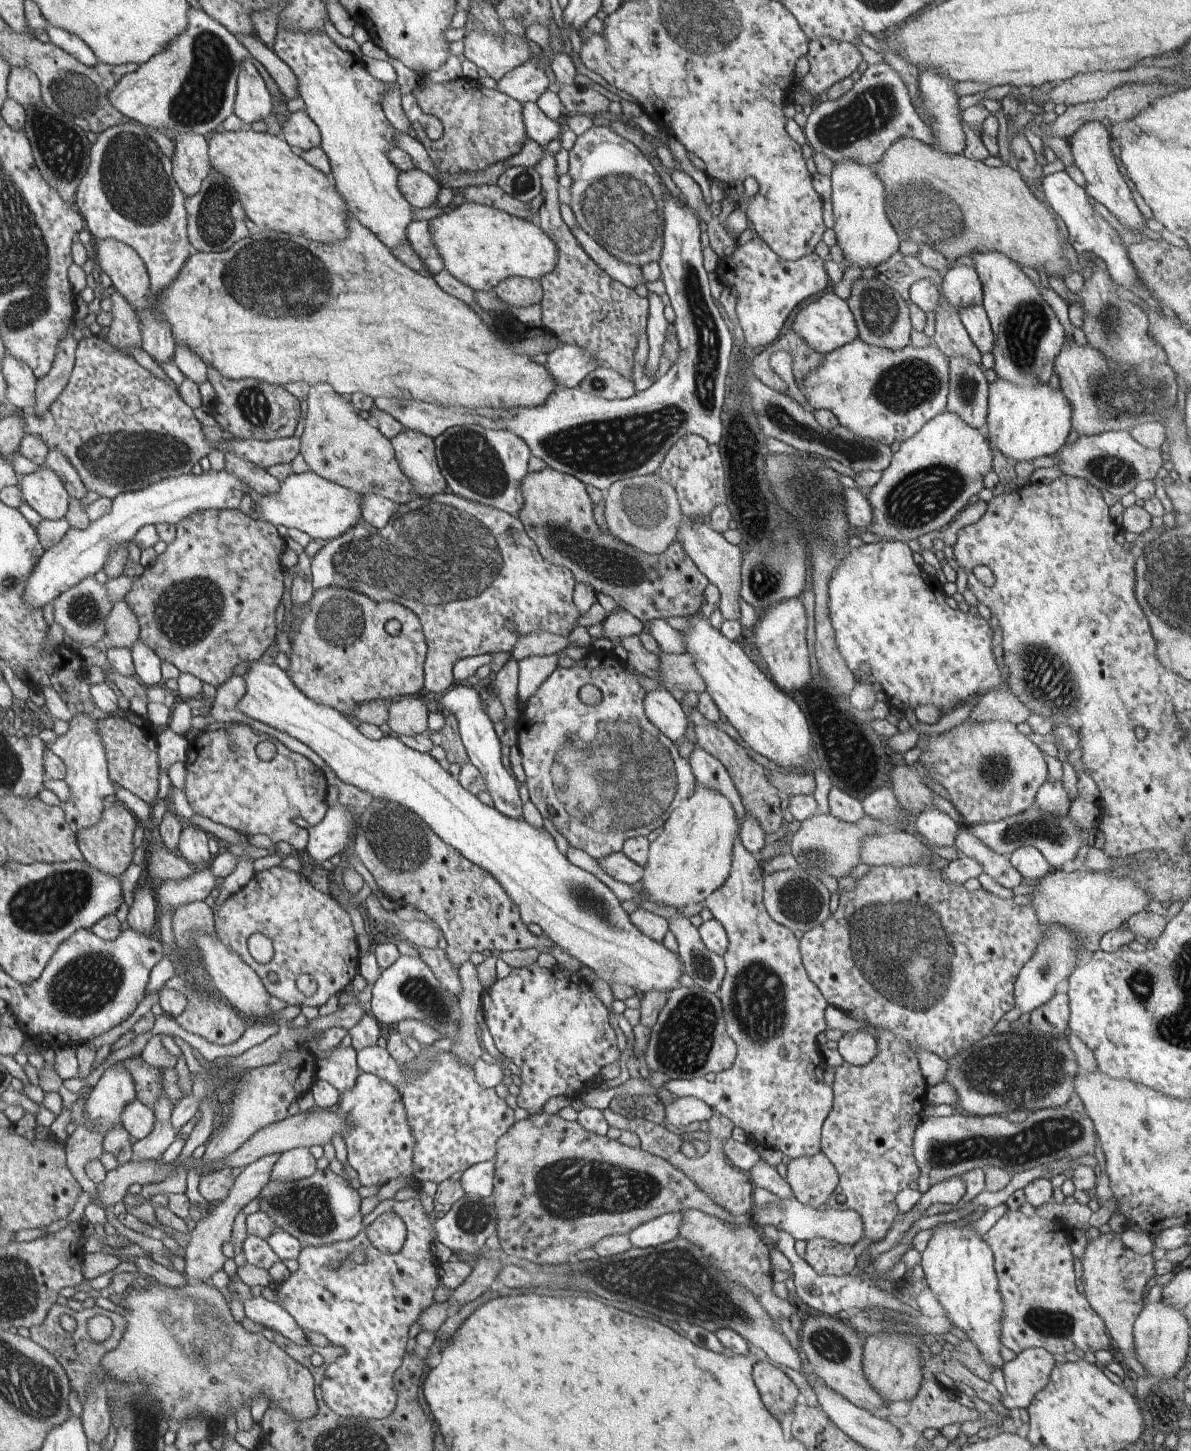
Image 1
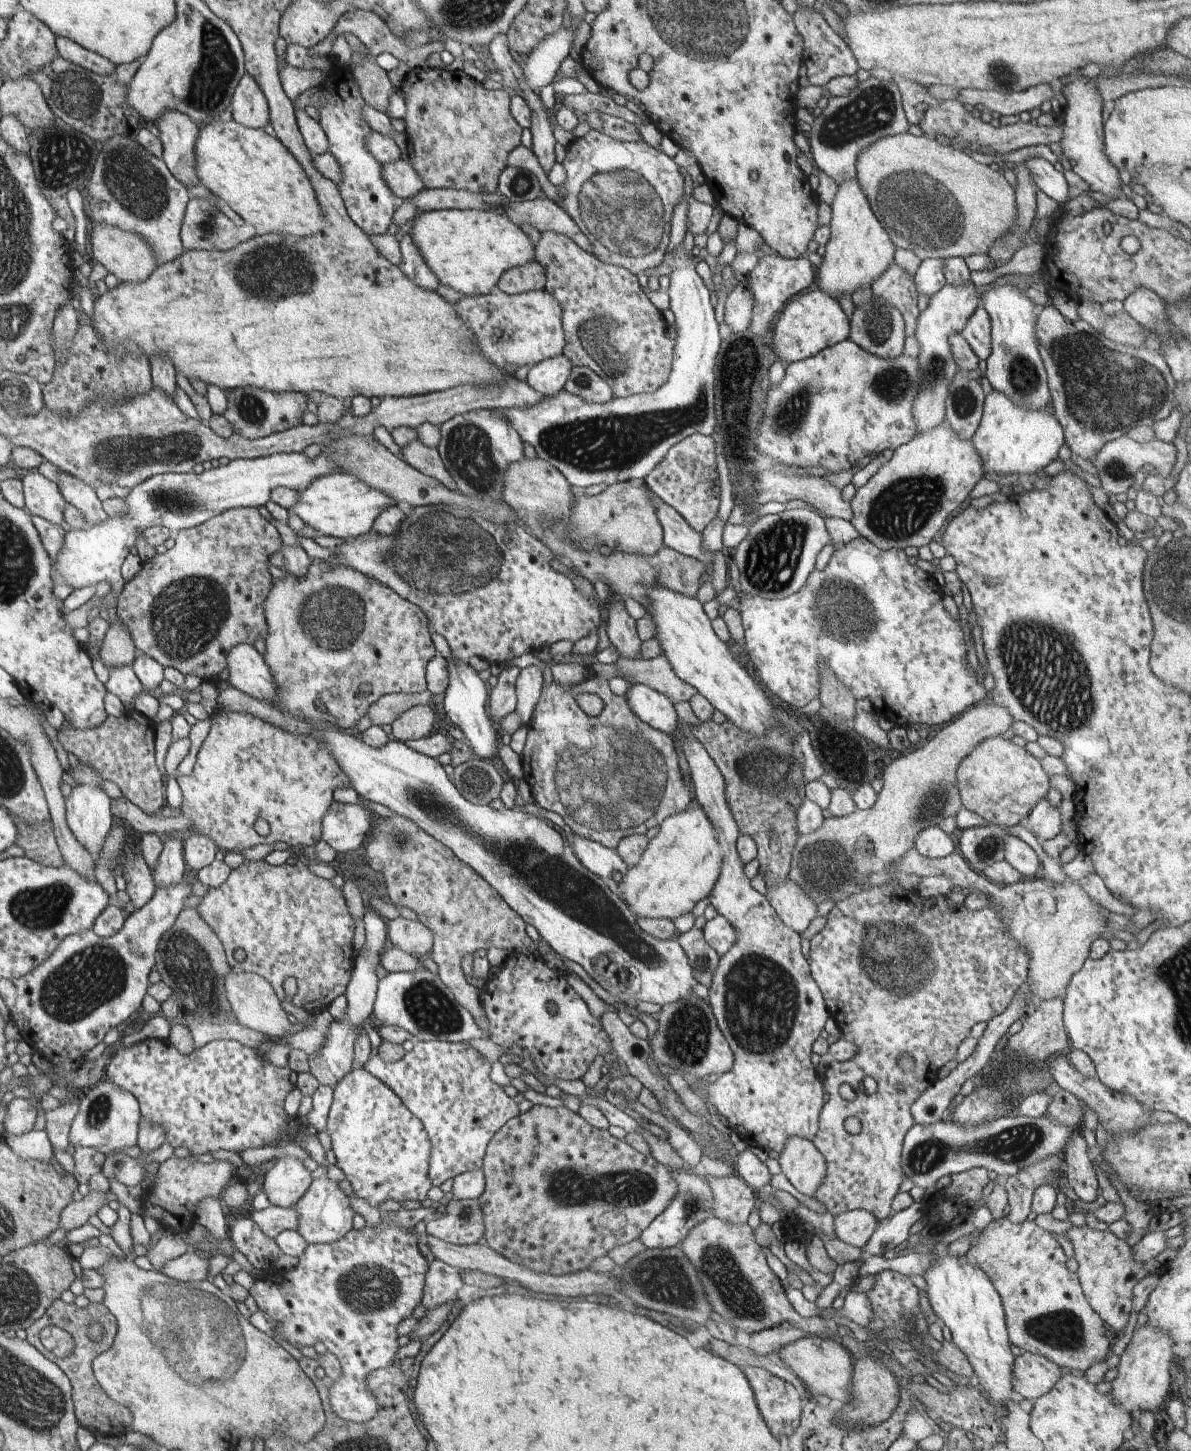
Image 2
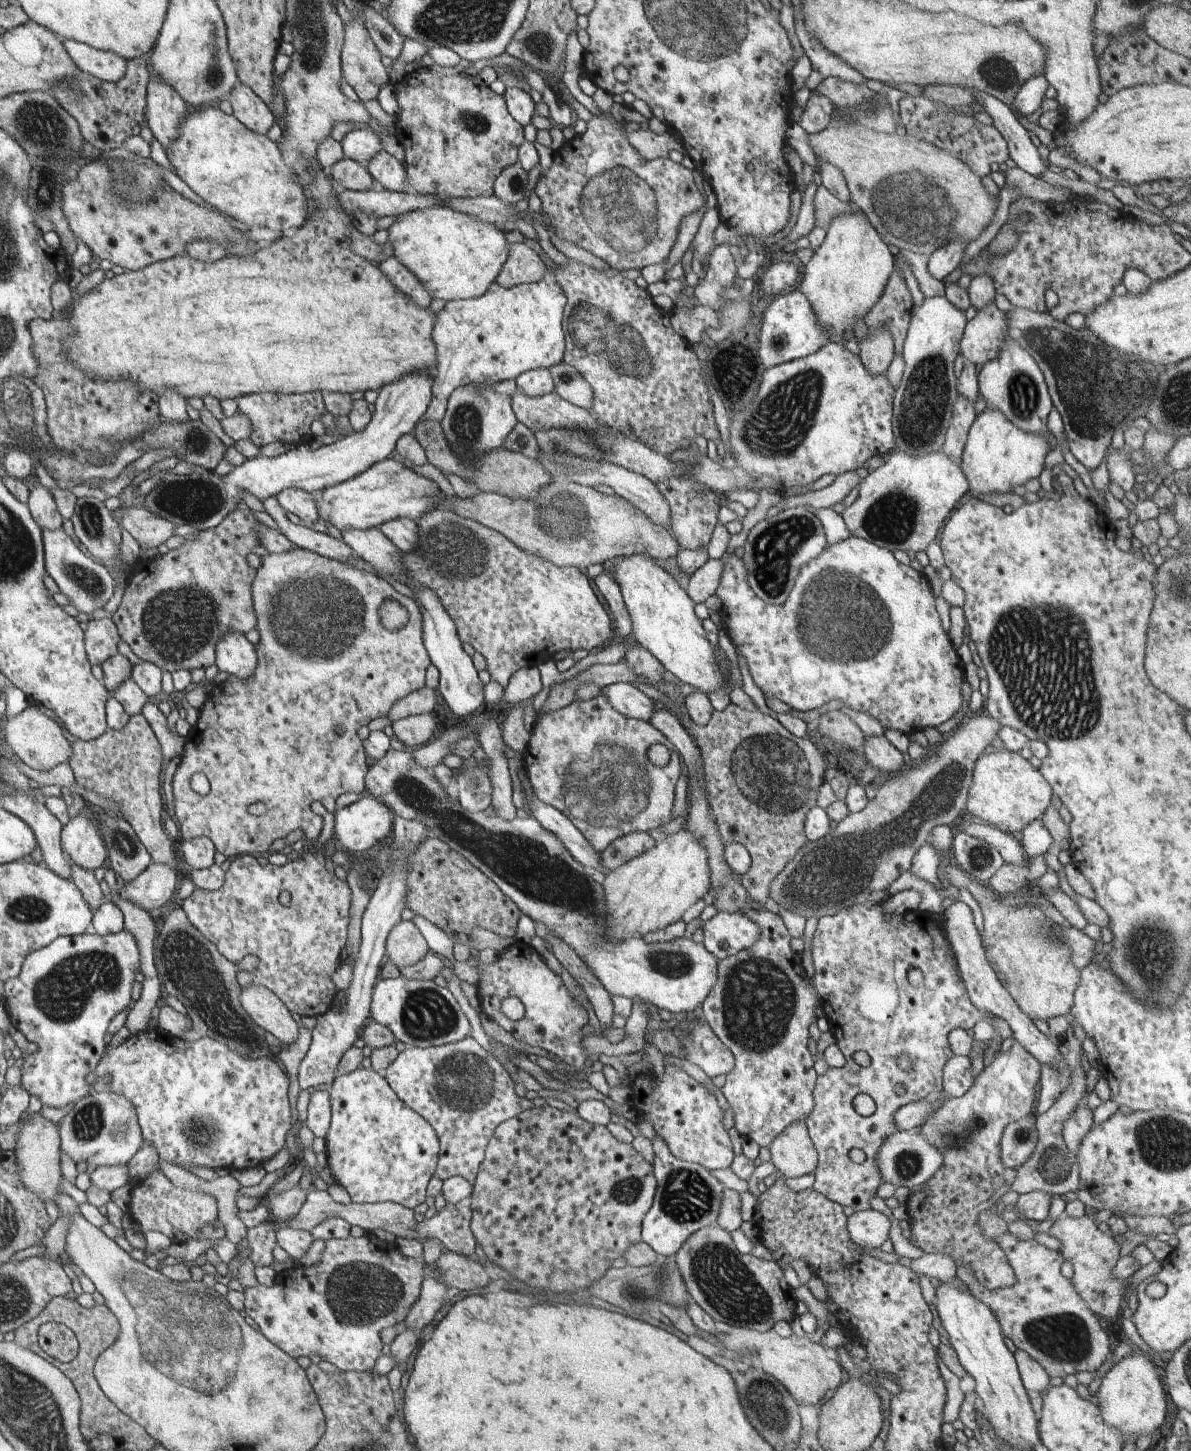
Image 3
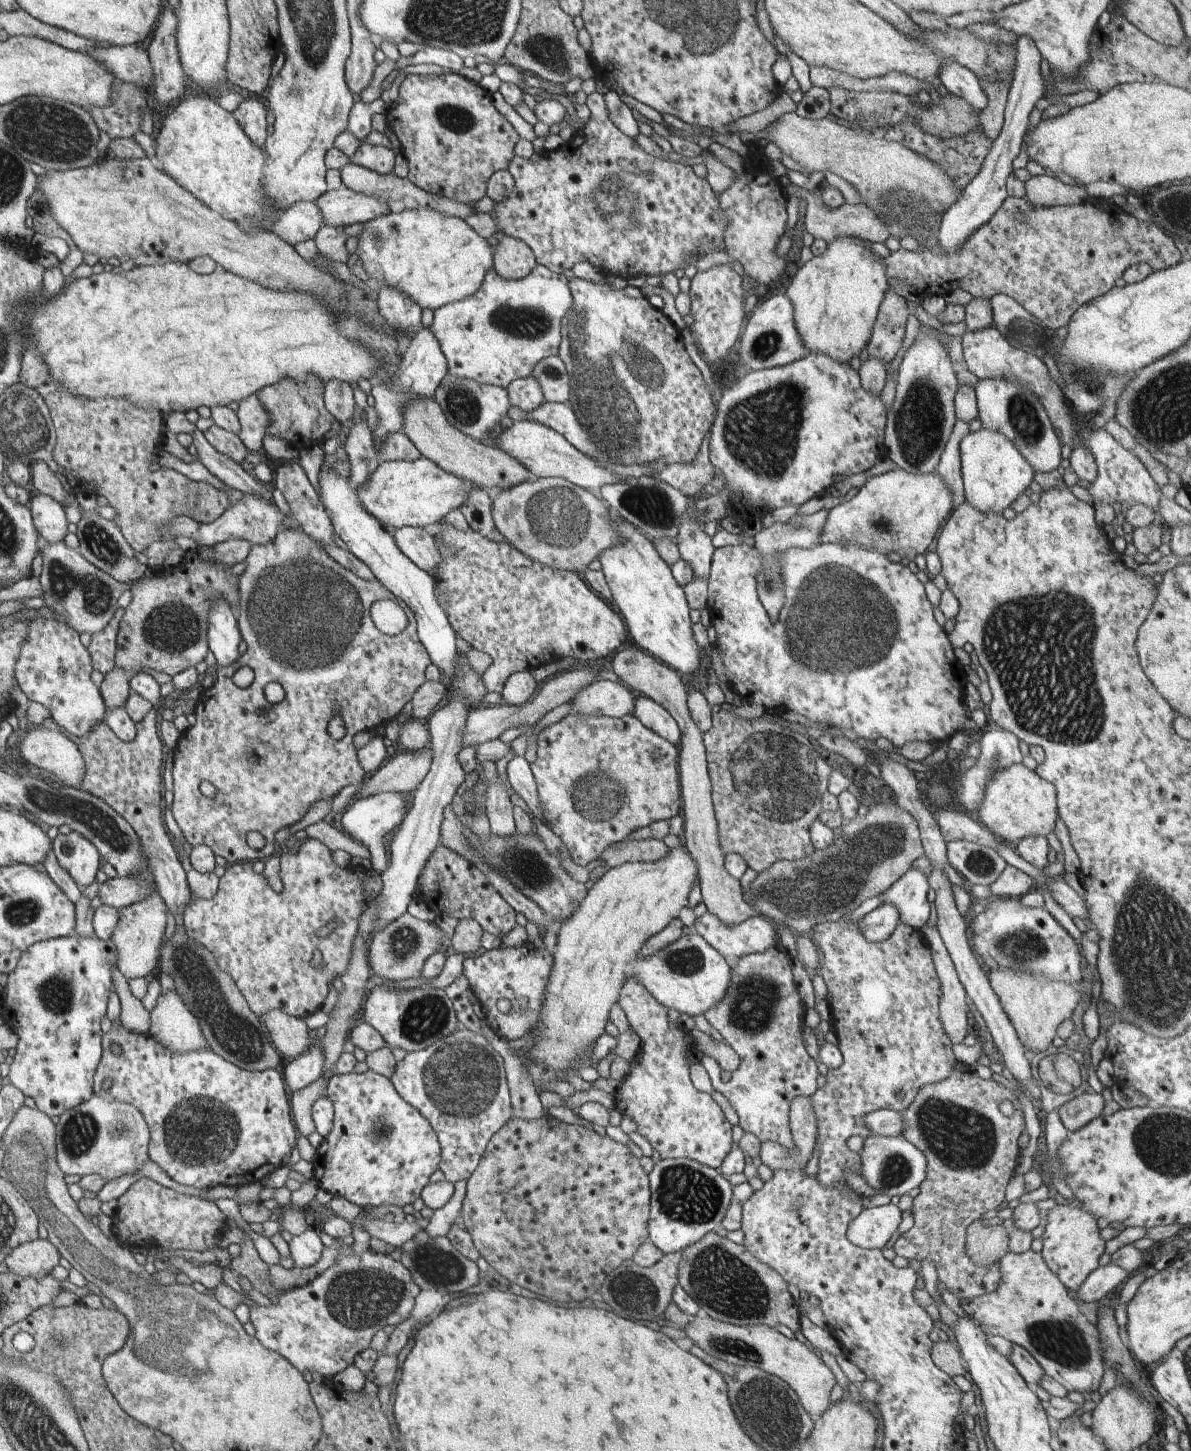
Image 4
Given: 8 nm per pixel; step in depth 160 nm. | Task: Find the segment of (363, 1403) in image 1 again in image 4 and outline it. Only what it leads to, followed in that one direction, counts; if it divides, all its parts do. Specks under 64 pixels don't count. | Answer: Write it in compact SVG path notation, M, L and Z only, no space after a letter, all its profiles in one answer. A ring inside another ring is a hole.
M336 1243L334 1247L339 1252L334 1264L318 1274L312 1282L280 1294L272 1306L250 1306L250 1321L256 1329L255 1338L265 1348L281 1353L300 1372L316 1372L324 1378L335 1376L354 1364L355 1356L370 1348L376 1332L385 1326L396 1326L410 1320L410 1316L414 1316L414 1306L418 1304L416 1298L422 1296L422 1288L414 1282L410 1270L401 1261L388 1258L388 1254L374 1254L372 1249L357 1255L348 1245Z

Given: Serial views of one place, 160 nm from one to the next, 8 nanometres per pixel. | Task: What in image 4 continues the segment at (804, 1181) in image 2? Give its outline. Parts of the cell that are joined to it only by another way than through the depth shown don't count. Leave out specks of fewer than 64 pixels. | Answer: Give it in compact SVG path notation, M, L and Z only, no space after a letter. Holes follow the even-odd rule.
M798 1096L792 1102L789 1126L794 1148L784 1148L782 1144L768 1140L761 1142L762 1164L774 1172L802 1171L813 1156L818 1122L810 1096Z

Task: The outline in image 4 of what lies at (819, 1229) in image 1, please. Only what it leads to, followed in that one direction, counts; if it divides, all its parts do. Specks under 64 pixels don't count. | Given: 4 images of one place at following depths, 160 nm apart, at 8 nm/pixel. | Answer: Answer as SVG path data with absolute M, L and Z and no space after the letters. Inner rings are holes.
M891 1203L866 1208L848 1224L846 1236L859 1248L881 1252L898 1230L902 1213Z

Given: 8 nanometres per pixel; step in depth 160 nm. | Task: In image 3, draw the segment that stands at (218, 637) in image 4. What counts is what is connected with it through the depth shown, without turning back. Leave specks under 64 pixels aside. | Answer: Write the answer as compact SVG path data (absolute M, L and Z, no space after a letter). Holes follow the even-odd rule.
M226 632L216 645L215 665L230 676L246 680L254 676L258 667L258 644L251 644L245 635L238 632Z

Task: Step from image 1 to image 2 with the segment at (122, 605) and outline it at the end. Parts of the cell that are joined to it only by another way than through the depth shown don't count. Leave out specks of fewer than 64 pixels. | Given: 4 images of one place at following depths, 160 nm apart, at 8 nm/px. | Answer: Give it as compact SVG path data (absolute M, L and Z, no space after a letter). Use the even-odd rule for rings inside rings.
M117 618L114 622L109 622L106 636L101 645L100 659L107 668L110 666L122 666L122 664L132 665L137 648L134 645L132 636L124 628L122 620Z

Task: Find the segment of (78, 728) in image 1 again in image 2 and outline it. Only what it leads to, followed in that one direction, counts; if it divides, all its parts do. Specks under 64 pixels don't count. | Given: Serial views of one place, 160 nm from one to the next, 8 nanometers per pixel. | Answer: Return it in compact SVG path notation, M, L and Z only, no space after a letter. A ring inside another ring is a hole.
M79 763L78 766L69 770L75 782L71 786L72 793L65 802L66 820L76 841L80 842L86 851L96 858L102 852L102 846L106 843L110 828L113 828L112 798L102 789L104 778L90 764Z

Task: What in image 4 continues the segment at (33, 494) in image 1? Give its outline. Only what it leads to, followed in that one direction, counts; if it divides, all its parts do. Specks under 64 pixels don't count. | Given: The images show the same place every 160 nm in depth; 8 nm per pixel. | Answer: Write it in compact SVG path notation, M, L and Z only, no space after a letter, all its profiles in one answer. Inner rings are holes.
M37 494L30 500L33 509L34 526L40 534L42 543L56 544L64 541L64 534L68 532L64 508L44 494Z

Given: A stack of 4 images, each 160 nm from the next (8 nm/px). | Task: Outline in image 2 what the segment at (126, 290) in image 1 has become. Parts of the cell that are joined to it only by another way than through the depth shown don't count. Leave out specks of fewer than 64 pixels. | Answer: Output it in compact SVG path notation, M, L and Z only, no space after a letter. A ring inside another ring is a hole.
M90 223L89 245L90 261L102 264L108 273L113 274L122 282L134 282L134 284L144 282L157 269L158 260L150 248L150 244L142 236L132 234L132 232L124 232L116 226Z

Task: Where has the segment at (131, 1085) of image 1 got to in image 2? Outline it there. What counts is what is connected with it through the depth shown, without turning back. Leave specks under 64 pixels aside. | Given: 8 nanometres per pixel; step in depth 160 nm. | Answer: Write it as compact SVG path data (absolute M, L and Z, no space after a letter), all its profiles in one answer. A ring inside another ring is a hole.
M104 1077L95 1086L80 1094L79 1110L69 1133L69 1142L74 1147L96 1148L108 1156L110 1152L137 1146L140 1120L139 1103L132 1092L127 1092L126 1088L120 1088L118 1084Z

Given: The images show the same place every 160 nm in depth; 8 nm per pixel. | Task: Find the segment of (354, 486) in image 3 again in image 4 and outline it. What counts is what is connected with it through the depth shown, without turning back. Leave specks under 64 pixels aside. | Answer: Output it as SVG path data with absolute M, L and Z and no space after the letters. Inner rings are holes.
M422 457L416 461L382 461L374 470L373 476L366 480L366 484L358 486L358 500L362 502L362 506L368 510L376 520L381 522L382 526L393 529L403 528L406 526L426 528L426 526L434 523L442 523L448 512L454 508L460 509L468 499L468 490L473 484L468 480L462 480L458 476L452 476L448 472L444 472L440 466L434 464L432 460Z

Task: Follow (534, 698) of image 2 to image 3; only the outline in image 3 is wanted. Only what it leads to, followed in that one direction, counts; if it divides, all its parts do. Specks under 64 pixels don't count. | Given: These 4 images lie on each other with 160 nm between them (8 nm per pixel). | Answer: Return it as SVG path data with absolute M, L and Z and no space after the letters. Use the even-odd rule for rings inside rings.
M527 667L518 670L504 687L504 700L518 705L535 697L542 690L538 667Z

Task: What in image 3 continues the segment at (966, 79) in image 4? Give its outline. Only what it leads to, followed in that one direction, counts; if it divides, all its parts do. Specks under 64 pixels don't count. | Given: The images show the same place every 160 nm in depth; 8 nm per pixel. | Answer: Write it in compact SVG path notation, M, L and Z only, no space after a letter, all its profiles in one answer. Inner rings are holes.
M974 90L974 96L978 103L982 105L985 112L994 121L993 126L1004 136L1010 159L1012 159L1021 170L1027 174L1042 178L1042 173L1048 170L1044 164L1038 148L1032 144L1028 131L1022 127L1016 115L1008 108L1004 102L1000 102L993 95L986 94L982 90Z

